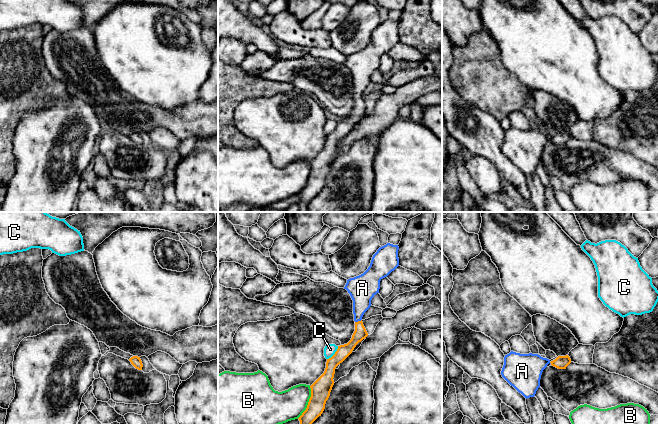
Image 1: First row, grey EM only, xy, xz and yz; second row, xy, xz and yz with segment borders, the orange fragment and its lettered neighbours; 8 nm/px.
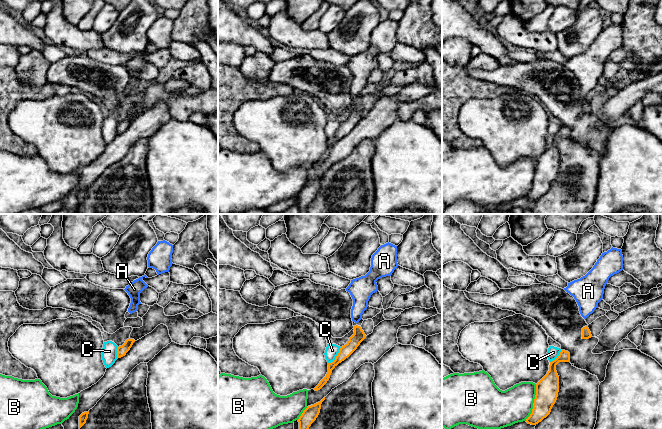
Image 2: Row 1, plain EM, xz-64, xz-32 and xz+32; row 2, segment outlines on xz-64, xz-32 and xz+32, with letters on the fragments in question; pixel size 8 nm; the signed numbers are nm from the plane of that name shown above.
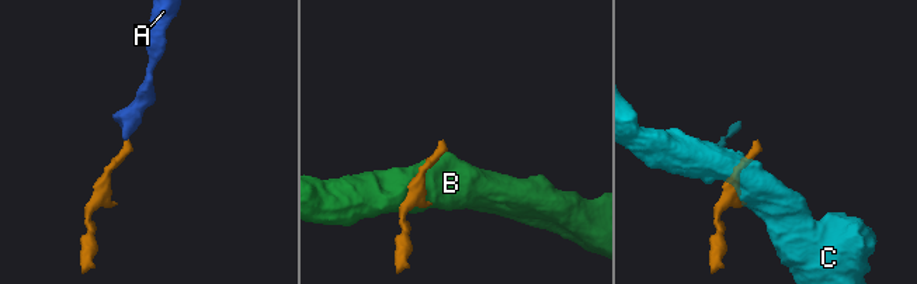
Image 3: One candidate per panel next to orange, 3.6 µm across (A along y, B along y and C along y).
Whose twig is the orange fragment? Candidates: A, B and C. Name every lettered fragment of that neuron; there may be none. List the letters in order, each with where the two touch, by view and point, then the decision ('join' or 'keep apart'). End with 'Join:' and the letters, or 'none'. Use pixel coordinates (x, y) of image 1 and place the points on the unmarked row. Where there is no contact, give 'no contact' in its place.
A: xz (358, 97) | join
B: xz (308, 178) | keep apart
C: xz (335, 129) | keep apart
Join: A

